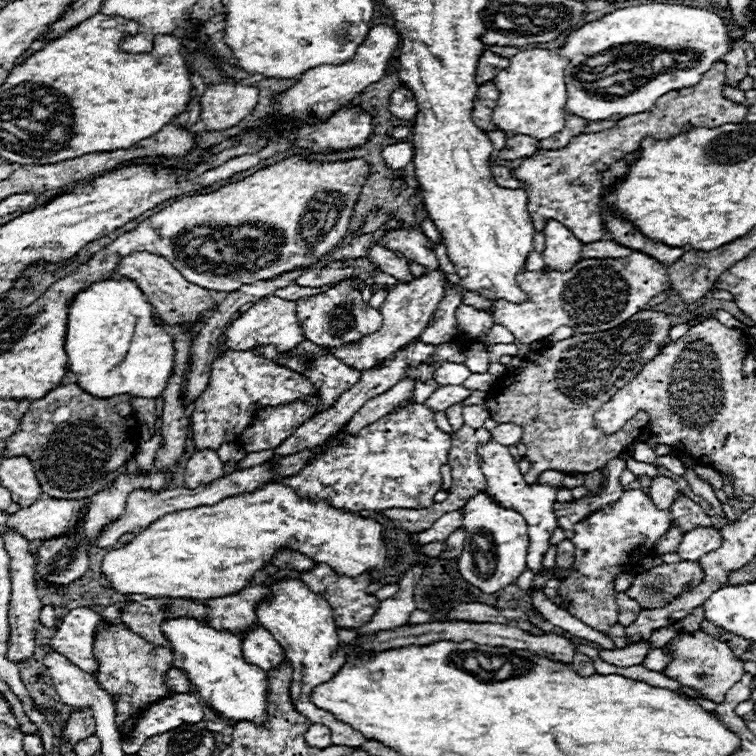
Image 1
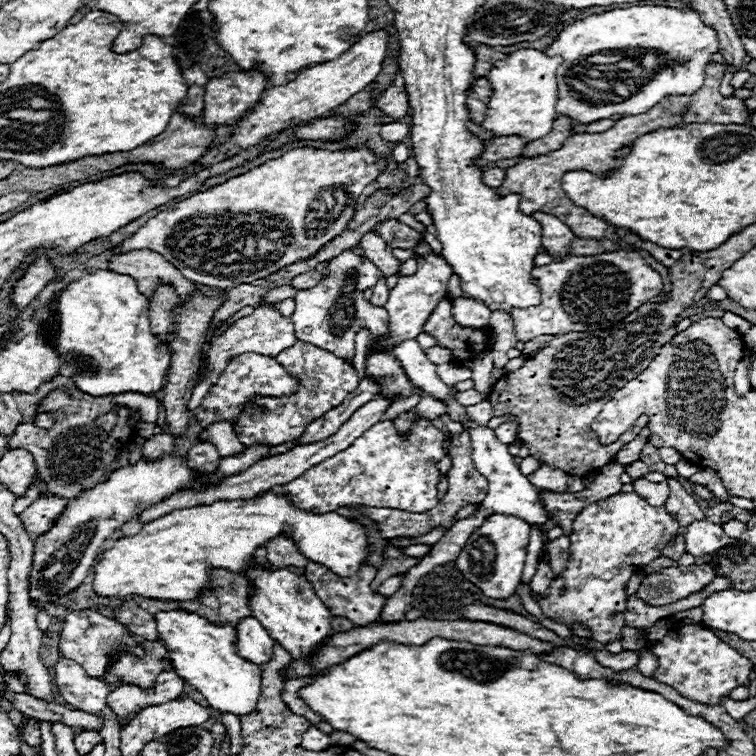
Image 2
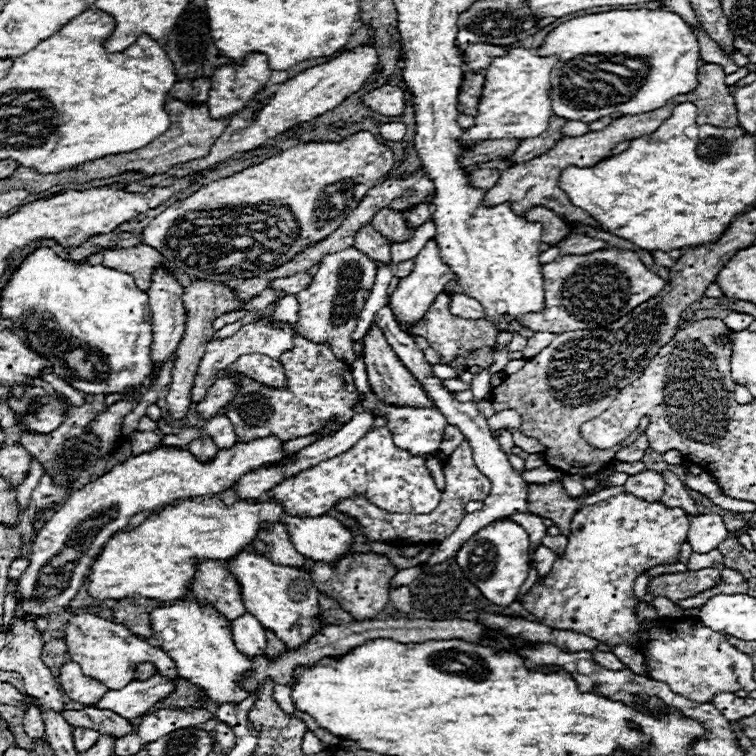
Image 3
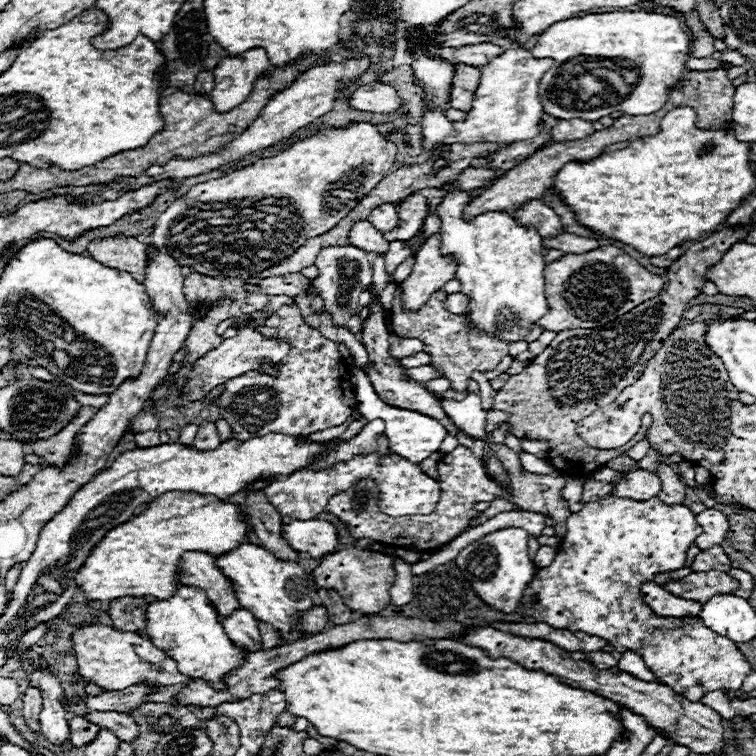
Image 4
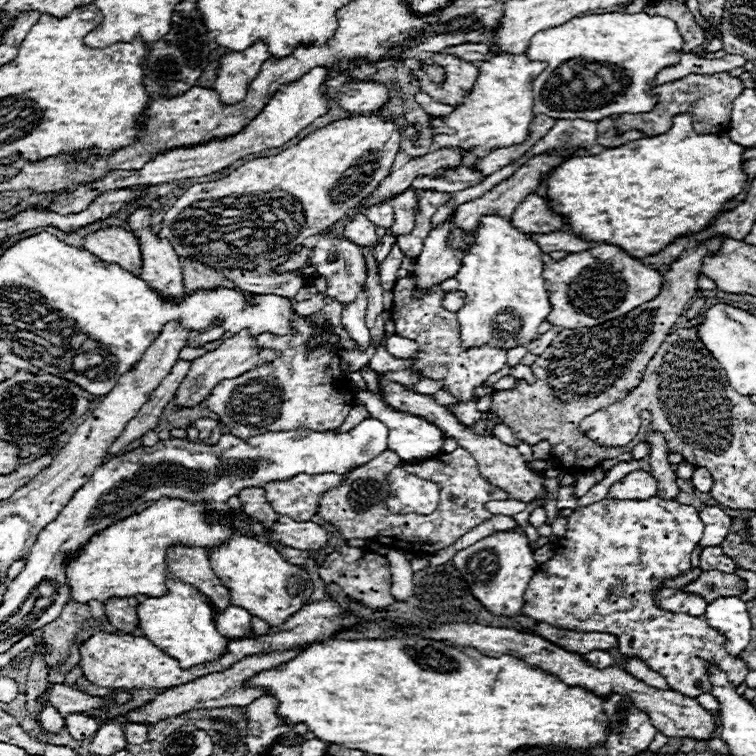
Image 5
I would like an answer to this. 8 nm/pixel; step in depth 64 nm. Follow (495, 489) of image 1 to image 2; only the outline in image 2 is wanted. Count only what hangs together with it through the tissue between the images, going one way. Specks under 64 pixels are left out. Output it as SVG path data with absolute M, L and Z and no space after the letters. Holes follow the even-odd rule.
M472 426L472 444L474 444L474 464L480 470L480 474L484 474L484 478L488 478L488 494L482 502L482 508L470 516L468 536L472 534L472 530L476 530L476 526L480 526L480 522L488 514L498 512L498 514L516 514L516 516L524 518L526 522L530 522L532 526L536 526L540 530L542 538L546 538L544 526L550 522L550 514L546 512L544 504L540 502L540 494L544 490L536 488L534 484L528 482L528 478L514 464L514 456L508 452L508 446L502 444L494 436L494 430L490 430L486 426Z

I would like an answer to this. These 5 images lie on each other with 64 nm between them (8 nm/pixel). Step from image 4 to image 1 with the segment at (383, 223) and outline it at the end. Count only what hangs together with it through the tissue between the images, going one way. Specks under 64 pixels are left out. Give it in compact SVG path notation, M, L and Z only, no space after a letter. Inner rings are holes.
M392 230L386 234L390 250L402 252L408 260L428 268L438 270L438 260L432 250L432 242L420 230Z

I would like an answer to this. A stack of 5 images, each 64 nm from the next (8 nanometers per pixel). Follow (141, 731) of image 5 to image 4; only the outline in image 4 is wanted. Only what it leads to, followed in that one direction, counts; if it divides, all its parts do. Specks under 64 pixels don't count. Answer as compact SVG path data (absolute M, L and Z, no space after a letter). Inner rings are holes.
M86 712L82 716L86 722L96 724L100 730L110 730L116 734L116 738L124 742L132 742L138 738L138 724L128 714L116 714L116 712Z

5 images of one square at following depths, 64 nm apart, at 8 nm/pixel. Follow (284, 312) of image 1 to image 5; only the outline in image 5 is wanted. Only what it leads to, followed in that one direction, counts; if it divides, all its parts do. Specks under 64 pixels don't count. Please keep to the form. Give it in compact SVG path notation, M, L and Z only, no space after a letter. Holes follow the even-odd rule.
M242 330L238 332L236 336L228 338L222 342L220 348L212 350L212 352L206 352L204 356L192 360L192 366L190 366L190 372L184 376L178 392L176 392L176 404L178 406L184 406L184 408L190 408L194 404L200 404L202 400L206 400L212 392L212 388L216 384L220 384L224 378L238 378L240 374L256 368L256 366L264 366L268 362L276 360L276 350L270 350L270 348L260 348L256 344L256 338L252 334L248 334L248 330Z

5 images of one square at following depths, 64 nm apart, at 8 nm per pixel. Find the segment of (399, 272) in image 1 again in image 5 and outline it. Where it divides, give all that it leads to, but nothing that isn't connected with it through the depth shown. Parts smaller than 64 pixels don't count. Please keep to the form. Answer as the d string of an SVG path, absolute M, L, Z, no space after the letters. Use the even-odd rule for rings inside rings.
M358 214L352 222L348 222L344 236L350 242L356 242L358 246L372 246L374 248L380 244L380 238L376 236L376 226L364 214Z

